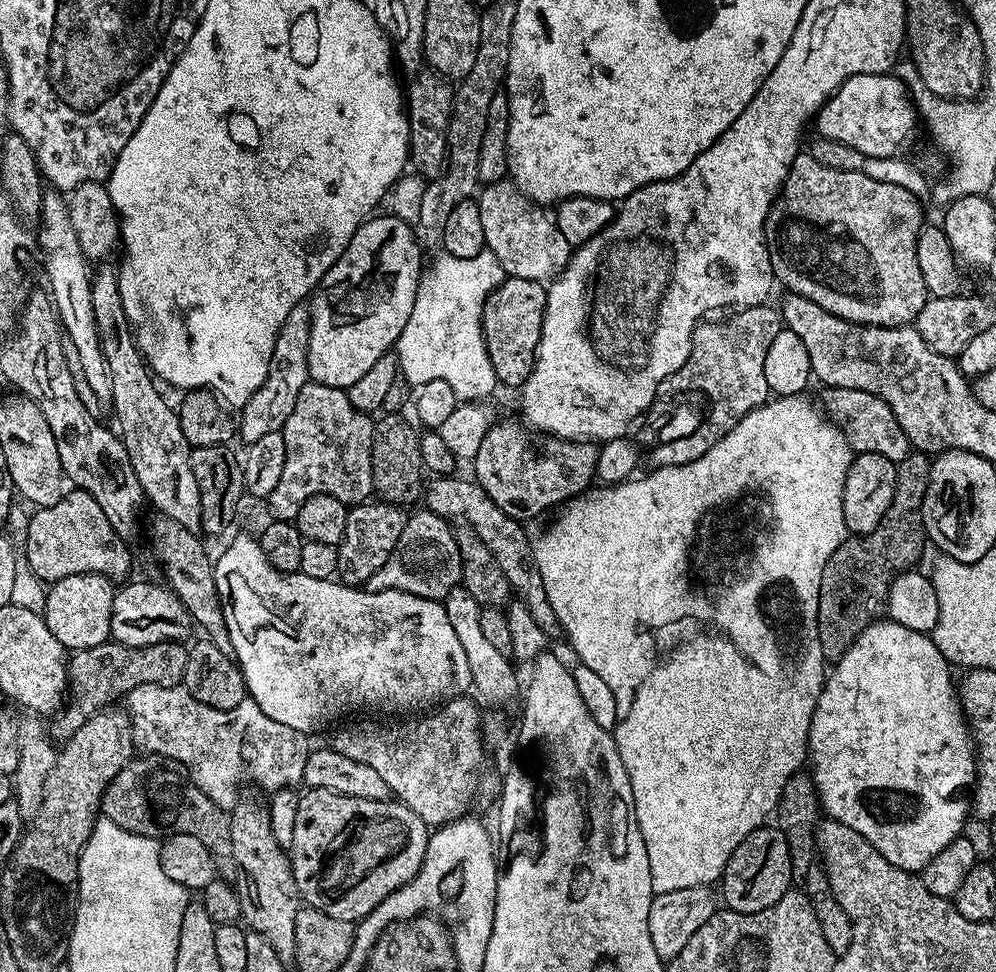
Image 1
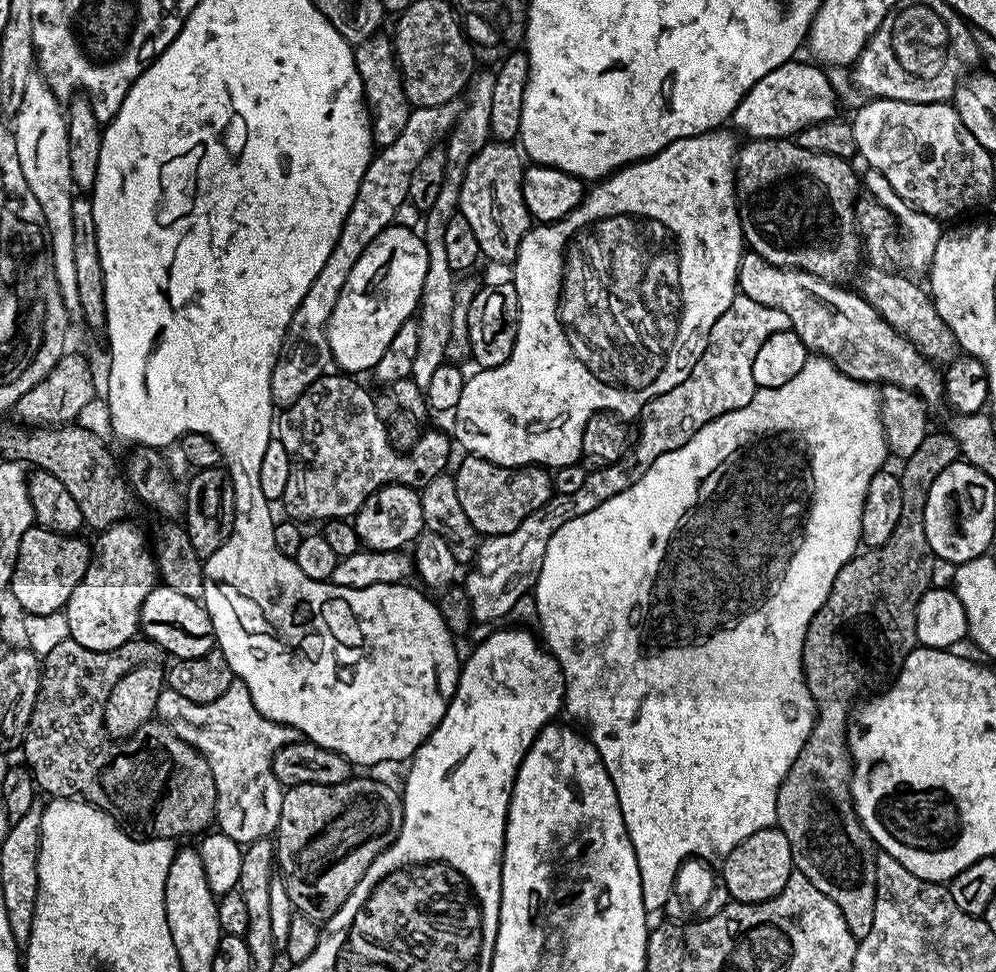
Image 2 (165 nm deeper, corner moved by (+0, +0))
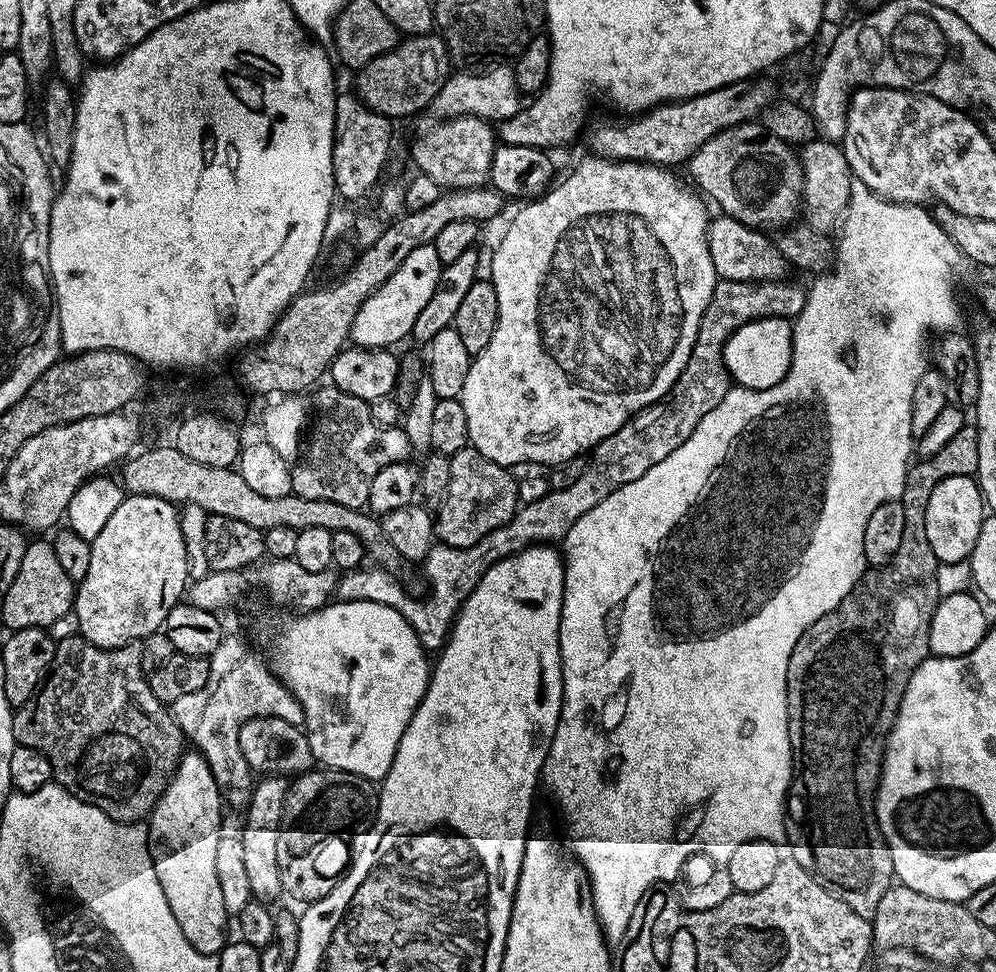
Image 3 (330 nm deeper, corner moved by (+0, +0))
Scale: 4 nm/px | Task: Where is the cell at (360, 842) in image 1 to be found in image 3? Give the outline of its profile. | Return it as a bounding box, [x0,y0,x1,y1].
[278,766,377,902]

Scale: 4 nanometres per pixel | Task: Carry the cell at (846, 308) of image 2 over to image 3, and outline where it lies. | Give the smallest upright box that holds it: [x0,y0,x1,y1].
[708,214,790,282]

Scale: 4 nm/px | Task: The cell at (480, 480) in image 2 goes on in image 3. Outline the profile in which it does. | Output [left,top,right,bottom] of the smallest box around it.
[434,446,521,548]

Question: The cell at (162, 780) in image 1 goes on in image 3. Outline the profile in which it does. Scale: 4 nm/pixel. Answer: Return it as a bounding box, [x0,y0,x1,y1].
[14,634,186,824]

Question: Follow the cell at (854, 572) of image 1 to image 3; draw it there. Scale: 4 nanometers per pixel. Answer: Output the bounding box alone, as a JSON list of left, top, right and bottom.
[784,426,978,920]

